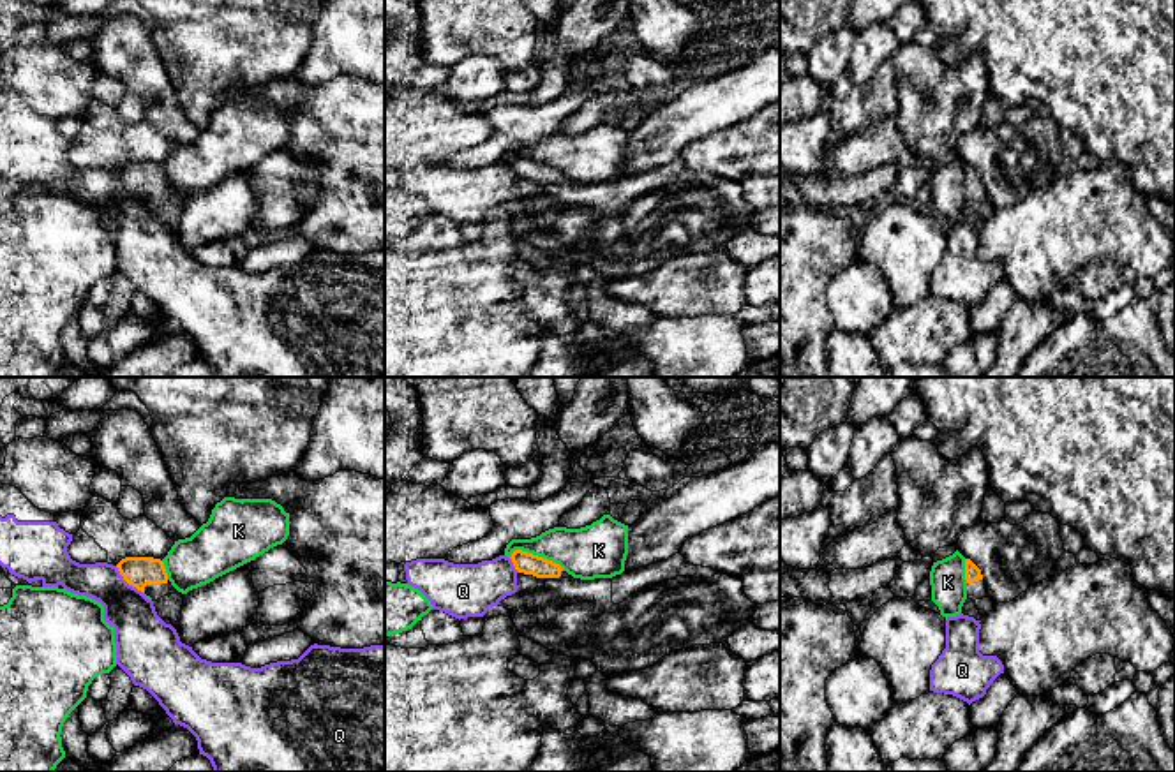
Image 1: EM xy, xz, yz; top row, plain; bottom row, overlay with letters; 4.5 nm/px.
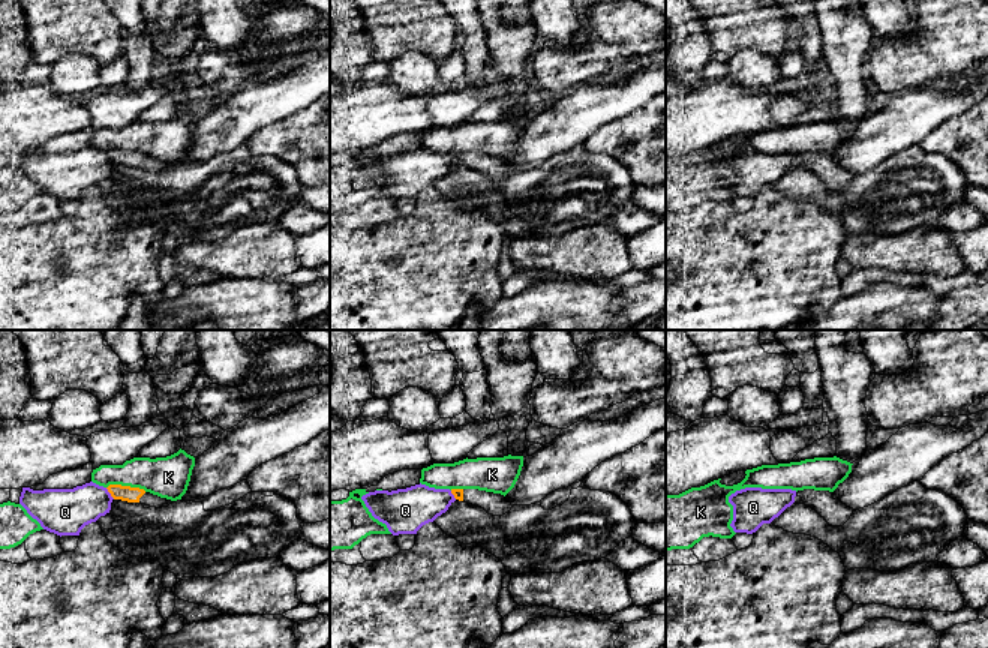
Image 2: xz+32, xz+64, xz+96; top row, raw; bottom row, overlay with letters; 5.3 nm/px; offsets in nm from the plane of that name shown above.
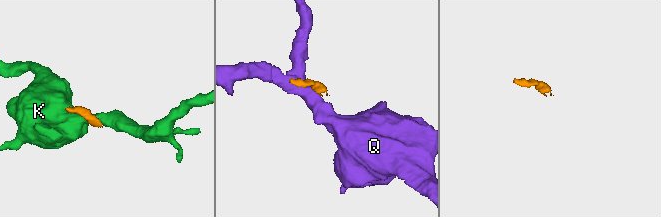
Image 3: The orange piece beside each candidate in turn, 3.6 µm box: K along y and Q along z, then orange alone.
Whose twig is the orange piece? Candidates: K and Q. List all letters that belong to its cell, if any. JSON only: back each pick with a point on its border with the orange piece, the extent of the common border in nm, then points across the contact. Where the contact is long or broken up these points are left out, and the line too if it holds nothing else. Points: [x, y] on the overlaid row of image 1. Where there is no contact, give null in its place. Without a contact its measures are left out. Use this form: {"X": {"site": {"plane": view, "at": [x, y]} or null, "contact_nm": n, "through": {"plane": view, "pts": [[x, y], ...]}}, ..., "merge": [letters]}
{"merge": []}

